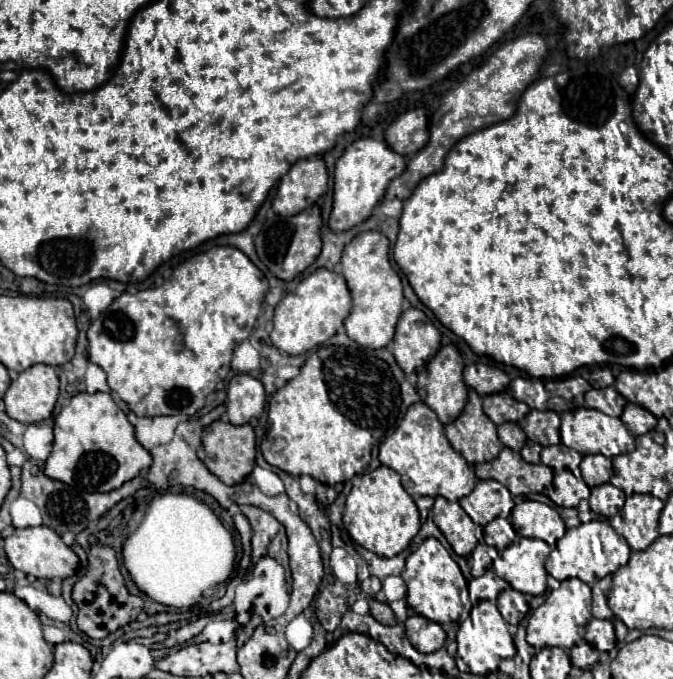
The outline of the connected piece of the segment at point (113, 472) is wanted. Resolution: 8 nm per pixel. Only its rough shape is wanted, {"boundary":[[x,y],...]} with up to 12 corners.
{"boundary":[[109,393],[55,417],[45,475],[107,493],[151,467]]}

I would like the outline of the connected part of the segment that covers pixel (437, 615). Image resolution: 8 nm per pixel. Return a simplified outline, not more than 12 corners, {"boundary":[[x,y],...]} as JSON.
{"boundary":[[437,539],[407,557],[407,605],[459,619],[468,581]]}

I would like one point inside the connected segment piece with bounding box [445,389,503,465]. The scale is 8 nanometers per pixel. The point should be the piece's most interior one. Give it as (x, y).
(473, 434)

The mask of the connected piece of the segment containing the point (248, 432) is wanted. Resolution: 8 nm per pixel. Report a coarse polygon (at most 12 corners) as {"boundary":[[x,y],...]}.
{"boundary":[[213,421],[203,463],[225,485],[255,465],[255,431]]}

